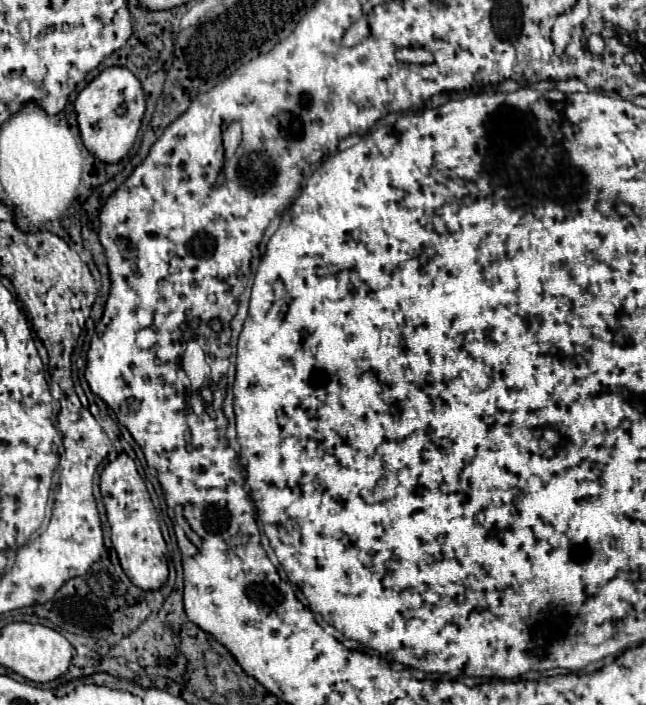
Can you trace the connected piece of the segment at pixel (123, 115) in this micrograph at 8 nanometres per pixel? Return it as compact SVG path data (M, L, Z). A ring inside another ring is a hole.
M112 66L100 72L76 98L74 102L80 136L84 146L102 162L120 162L132 148L140 122L146 110L146 94L140 80L122 66Z

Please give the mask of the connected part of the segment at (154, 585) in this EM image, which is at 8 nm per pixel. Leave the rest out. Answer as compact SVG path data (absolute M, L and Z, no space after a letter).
M126 454L112 460L100 476L100 492L104 498L106 514L111 528L111 540L118 552L120 564L134 586L142 590L158 590L168 580L168 550L160 532L158 514L150 500L144 480L140 478L136 464Z

